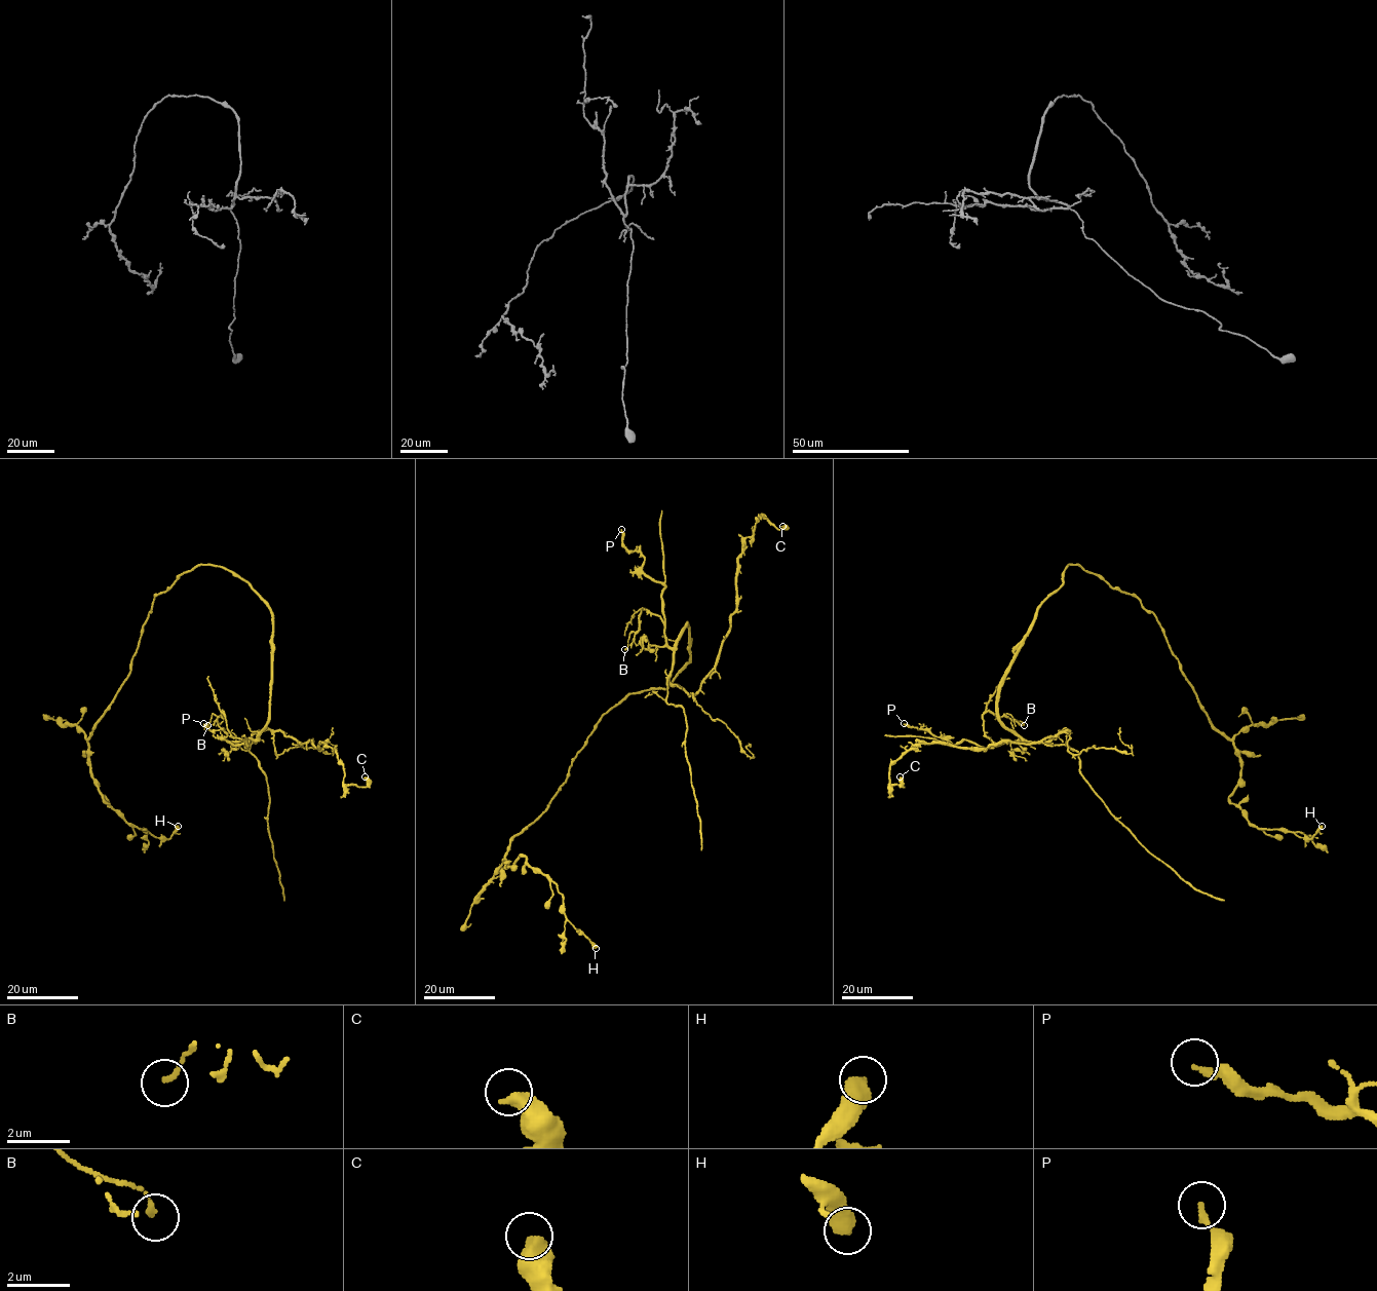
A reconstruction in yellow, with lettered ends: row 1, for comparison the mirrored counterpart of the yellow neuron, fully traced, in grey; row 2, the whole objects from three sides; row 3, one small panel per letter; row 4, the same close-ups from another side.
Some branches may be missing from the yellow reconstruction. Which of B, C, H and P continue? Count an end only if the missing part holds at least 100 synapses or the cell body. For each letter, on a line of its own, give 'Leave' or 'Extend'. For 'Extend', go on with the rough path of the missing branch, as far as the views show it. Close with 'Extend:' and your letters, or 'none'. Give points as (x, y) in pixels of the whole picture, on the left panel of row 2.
B: Leave
C: Leave
H: Leave
P: Leave
Extend: none

